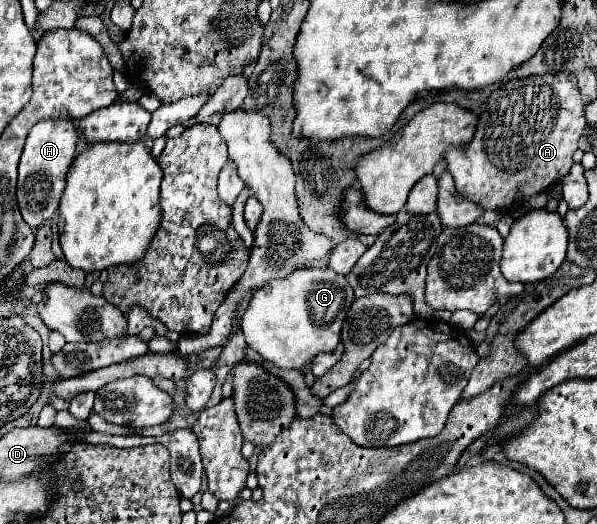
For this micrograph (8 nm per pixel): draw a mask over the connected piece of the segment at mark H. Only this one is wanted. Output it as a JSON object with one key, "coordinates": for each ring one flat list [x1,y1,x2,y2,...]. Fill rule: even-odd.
{"coordinates":[[43,119,37,123,29,135,19,163,19,181,17,181,17,201,23,221,37,229,43,221,51,219,59,207,61,193,65,189,67,171,75,157,77,131,67,119]]}

